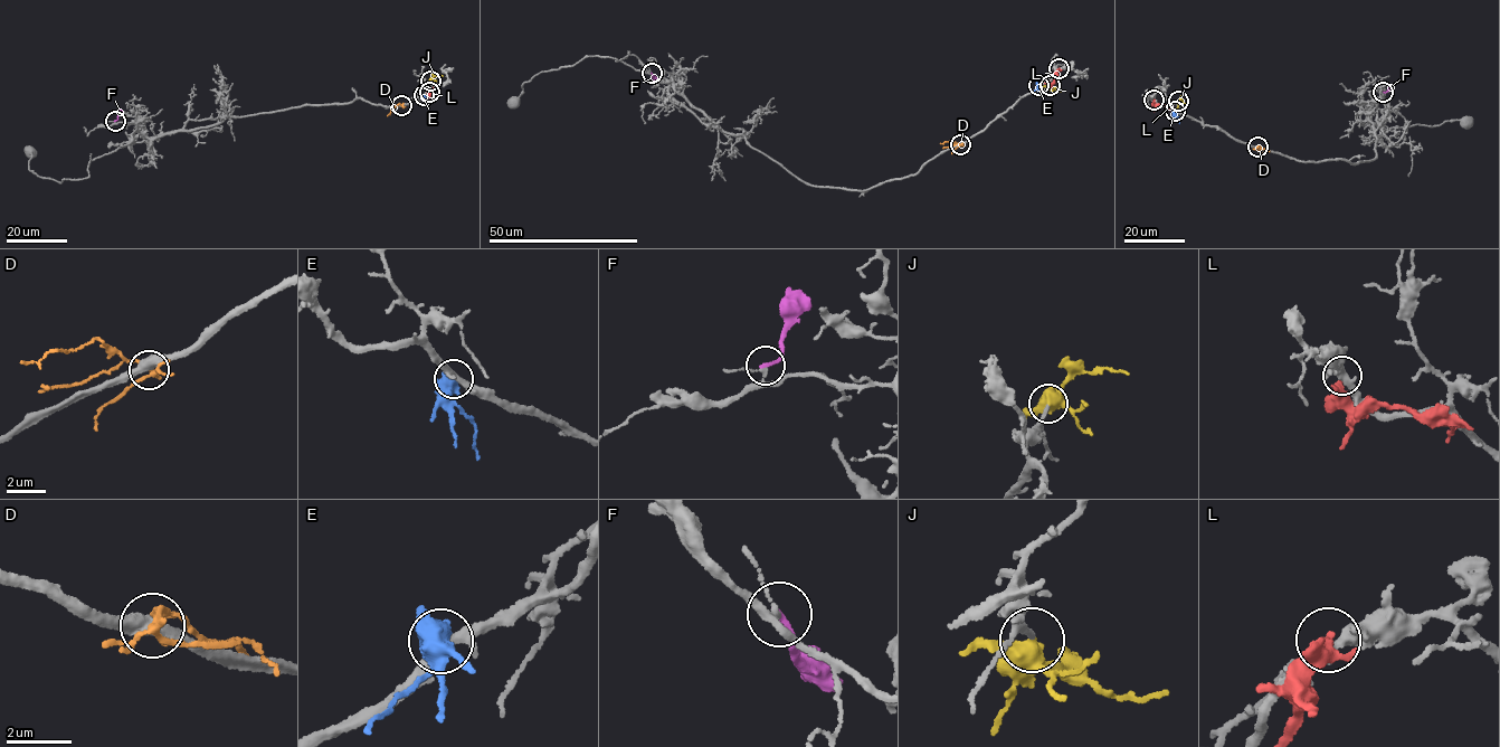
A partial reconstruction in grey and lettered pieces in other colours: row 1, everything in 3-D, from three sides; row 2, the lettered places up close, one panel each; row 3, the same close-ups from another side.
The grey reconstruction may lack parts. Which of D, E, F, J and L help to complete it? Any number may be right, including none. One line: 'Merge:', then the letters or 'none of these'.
Merge: J

